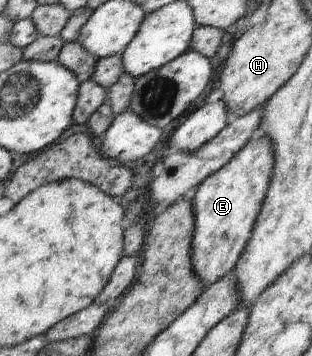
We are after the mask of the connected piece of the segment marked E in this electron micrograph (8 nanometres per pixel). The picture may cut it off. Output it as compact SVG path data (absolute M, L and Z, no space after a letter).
M259 133L216 173L208 176L198 186L192 198L192 211L194 212L194 233L190 252L190 263L194 273L204 285L209 286L219 279L231 274L240 254L252 235L256 214L259 214L270 176L273 168L273 152L271 141Z

